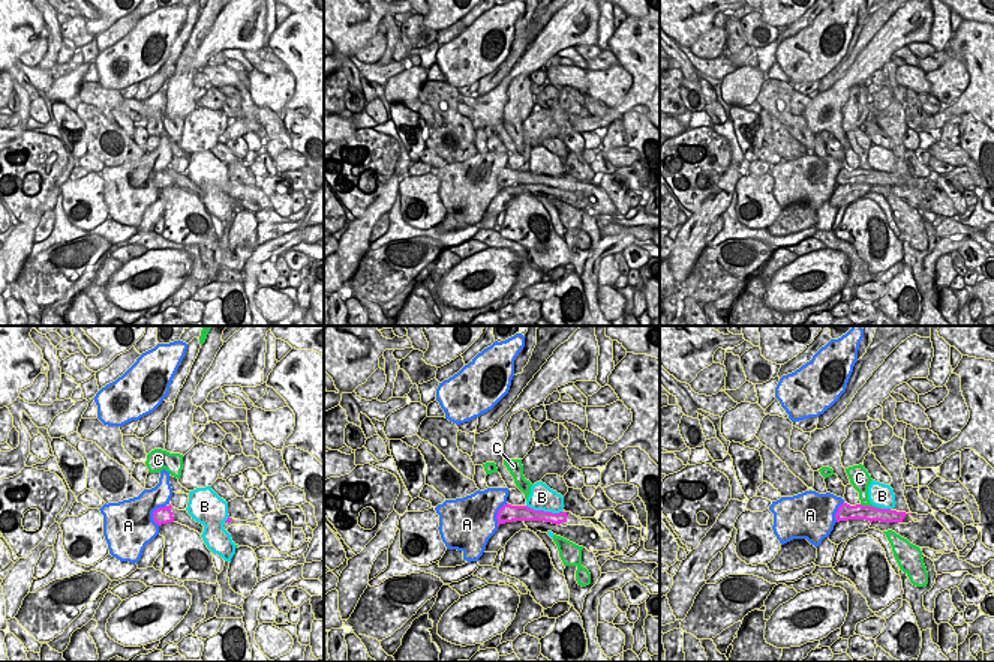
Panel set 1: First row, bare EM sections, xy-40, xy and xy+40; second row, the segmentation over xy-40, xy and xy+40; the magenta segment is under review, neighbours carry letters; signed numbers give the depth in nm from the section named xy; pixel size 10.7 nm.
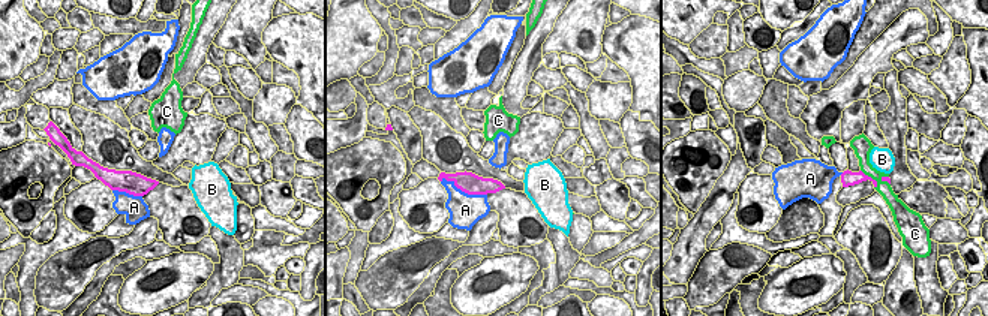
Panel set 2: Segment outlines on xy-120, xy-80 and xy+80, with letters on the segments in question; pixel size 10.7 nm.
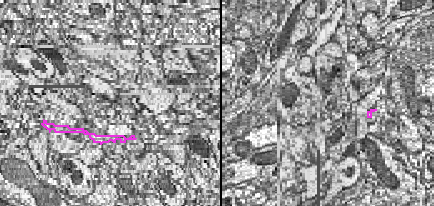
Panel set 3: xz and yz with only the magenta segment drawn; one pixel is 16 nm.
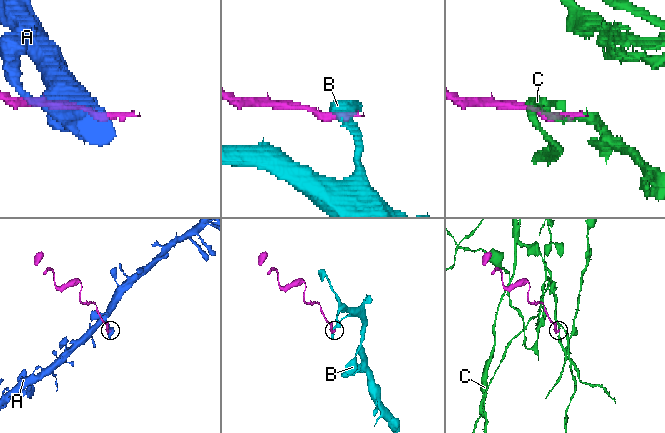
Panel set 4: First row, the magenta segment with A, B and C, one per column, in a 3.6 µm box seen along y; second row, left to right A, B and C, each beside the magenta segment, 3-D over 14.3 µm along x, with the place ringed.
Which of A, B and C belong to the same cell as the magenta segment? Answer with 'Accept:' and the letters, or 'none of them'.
Accept: none of them

